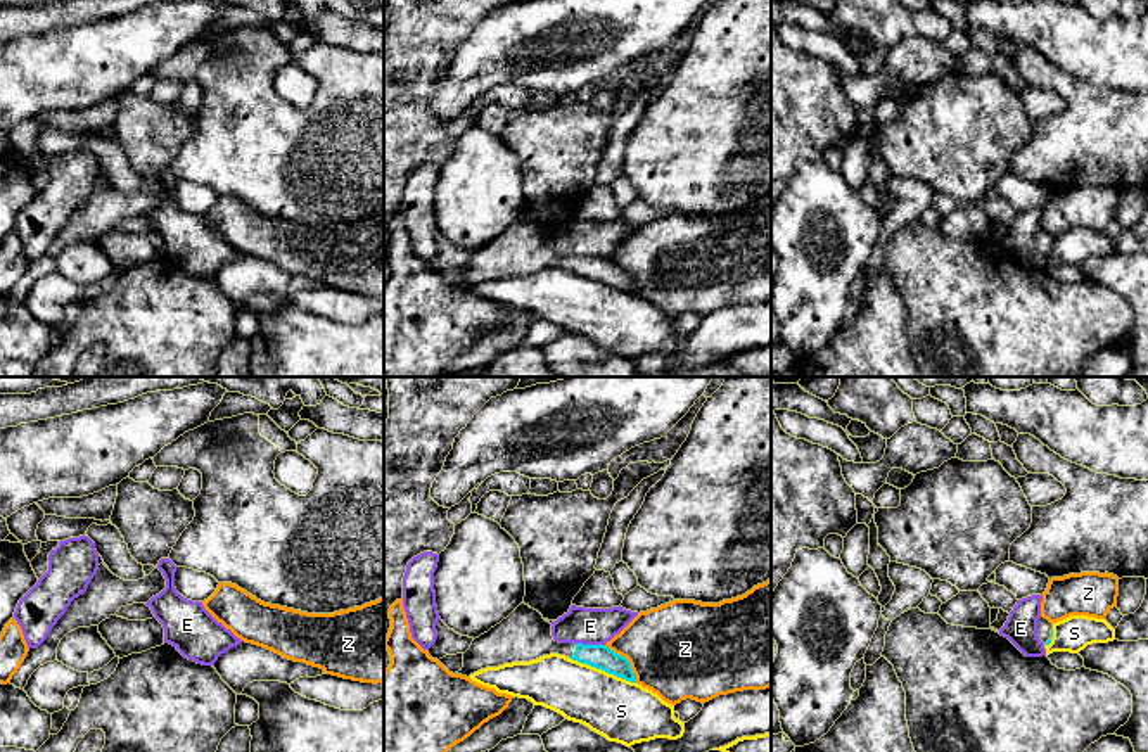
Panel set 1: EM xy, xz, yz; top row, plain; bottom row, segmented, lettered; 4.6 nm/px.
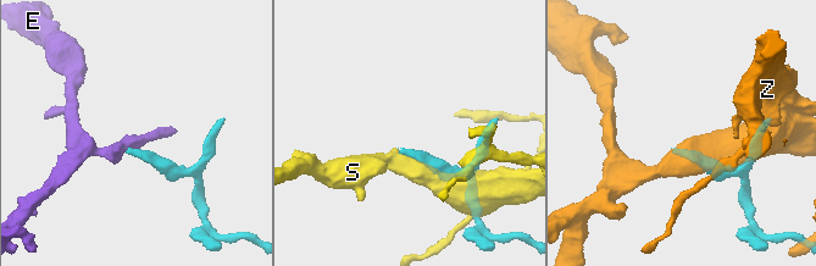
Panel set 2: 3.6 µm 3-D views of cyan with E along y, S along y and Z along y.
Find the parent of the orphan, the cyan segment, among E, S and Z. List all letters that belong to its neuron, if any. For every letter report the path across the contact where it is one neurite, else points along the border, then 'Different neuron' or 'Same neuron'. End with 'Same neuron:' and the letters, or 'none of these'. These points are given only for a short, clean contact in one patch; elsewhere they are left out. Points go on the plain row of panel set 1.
E: Different neuron
S: Different neuron
Z: Different neuron
Same neuron: none of these

